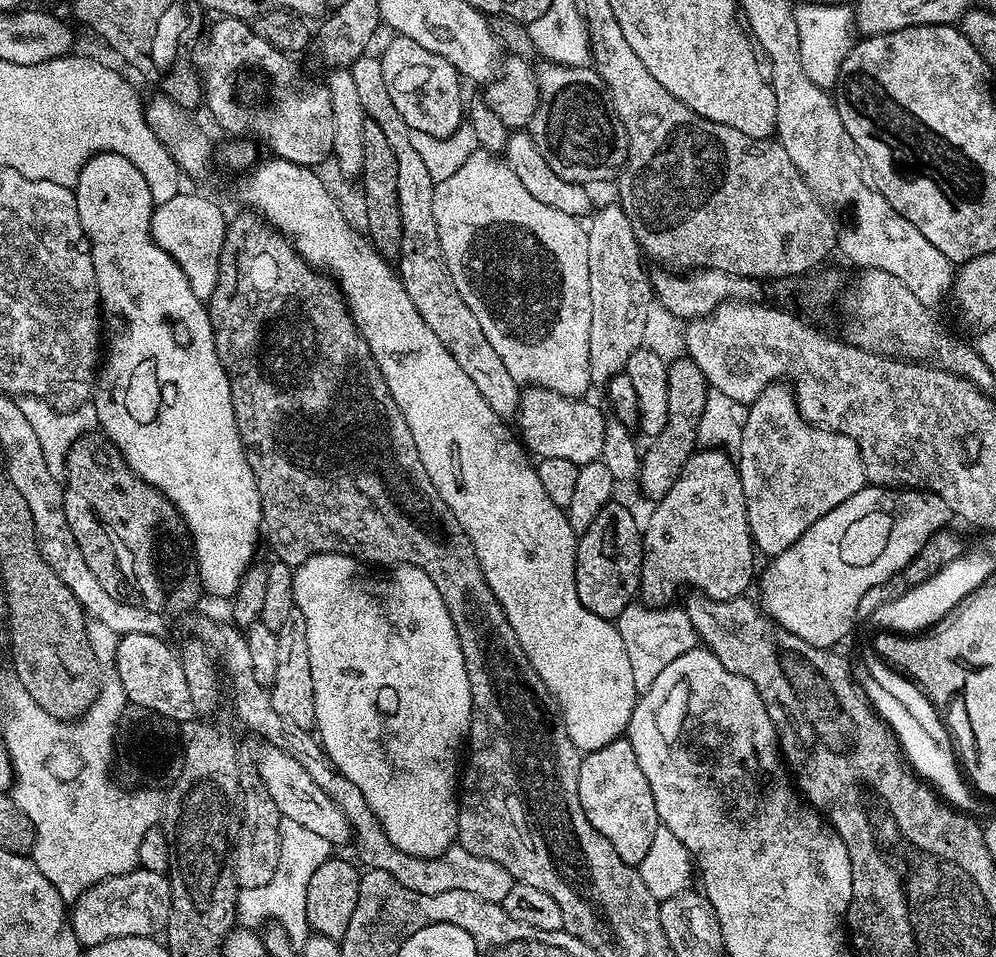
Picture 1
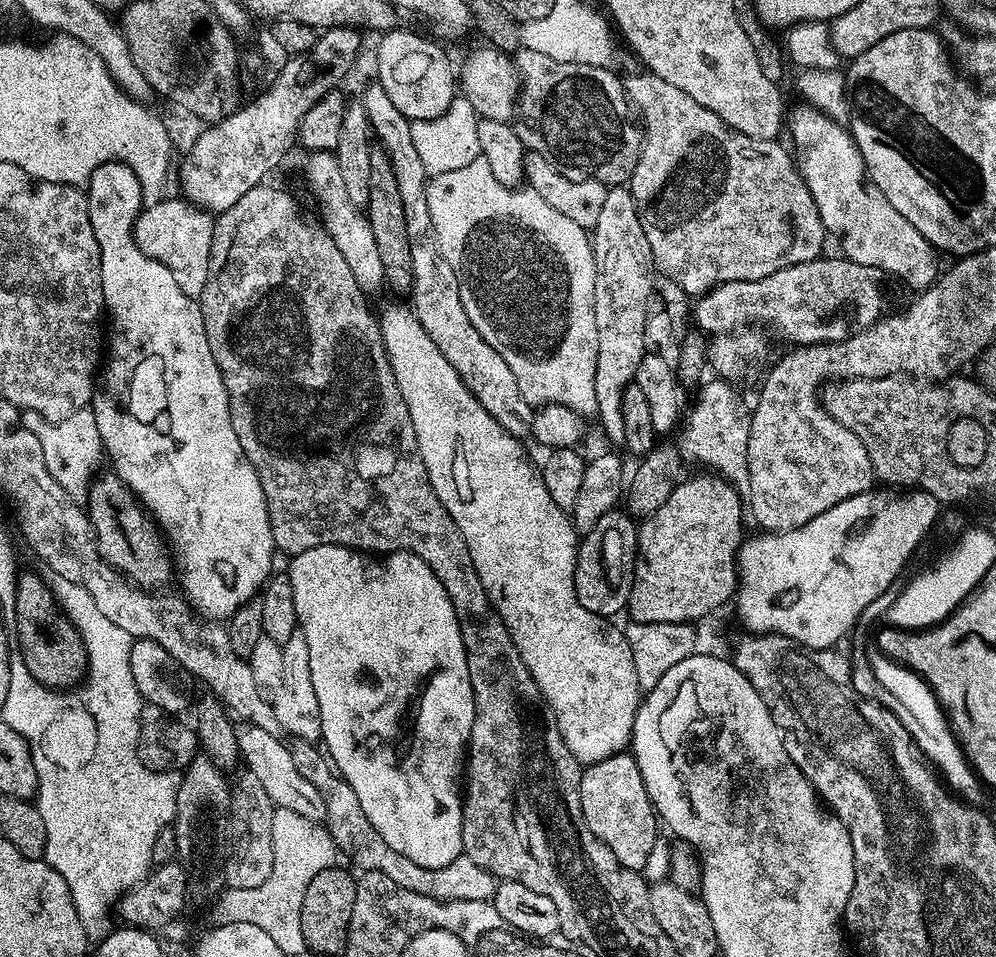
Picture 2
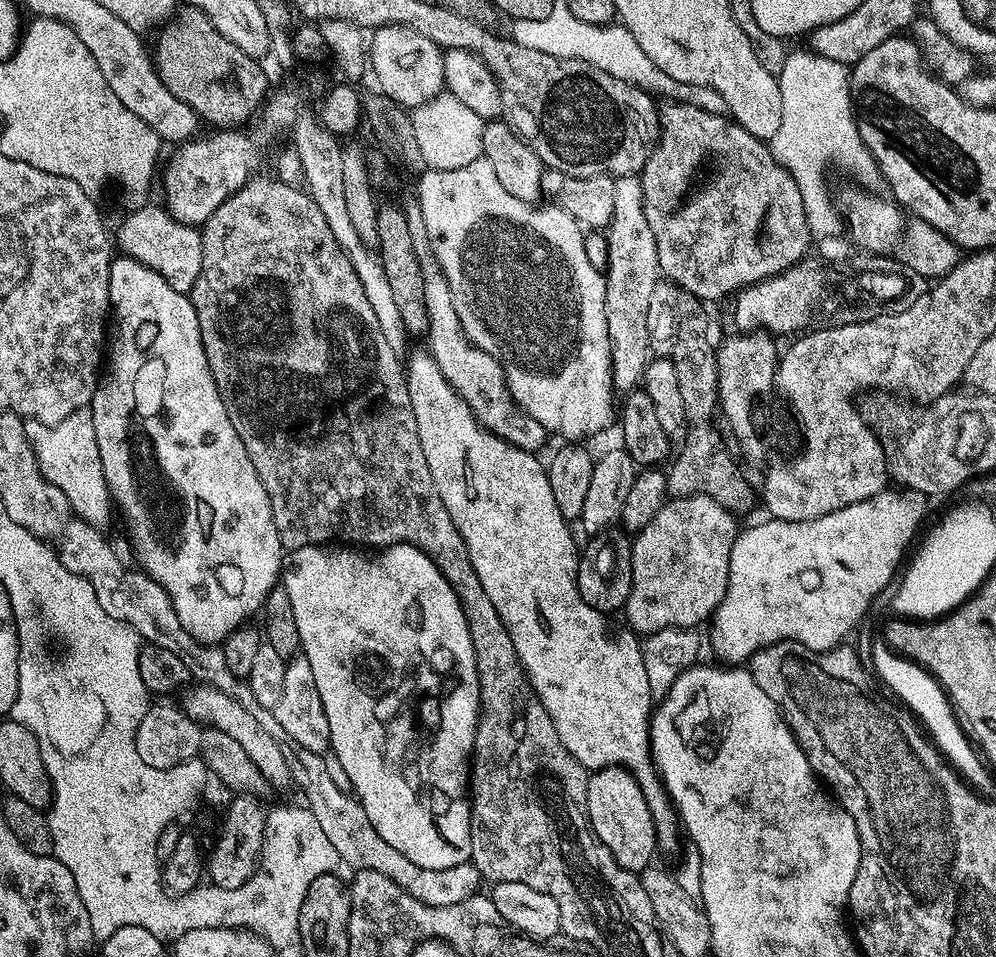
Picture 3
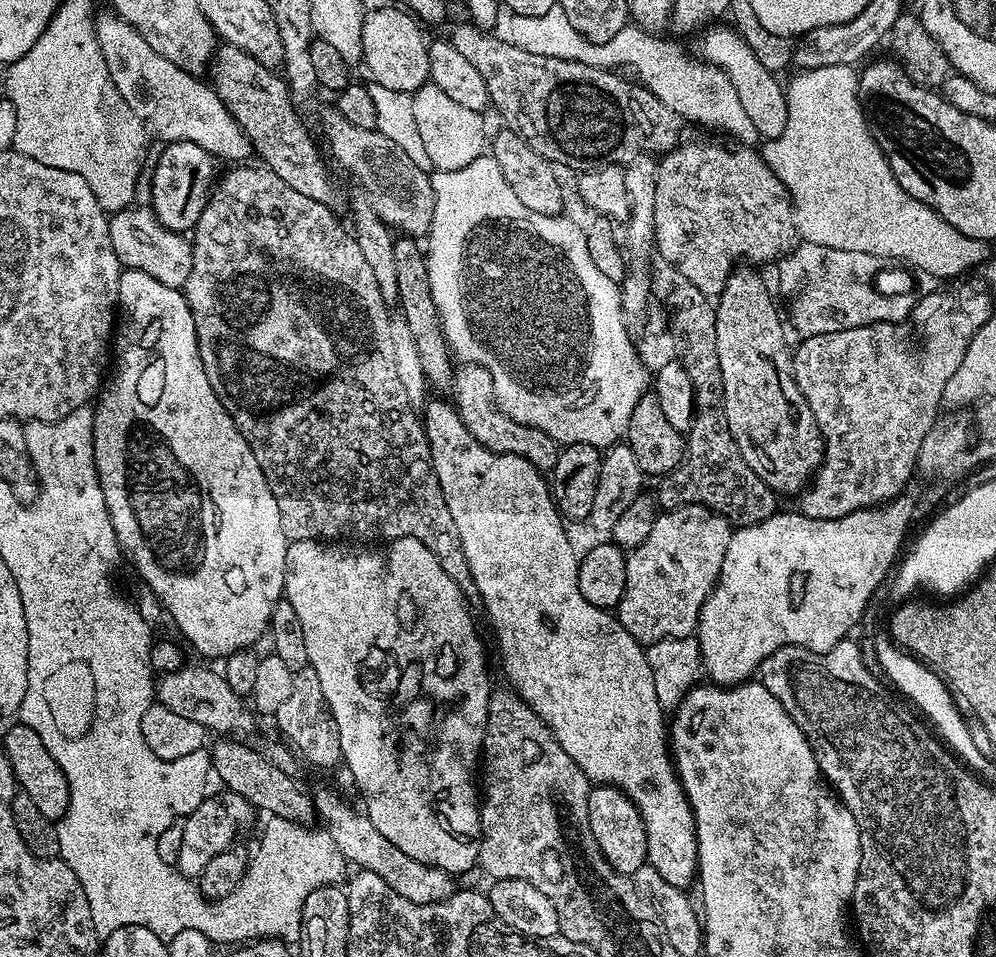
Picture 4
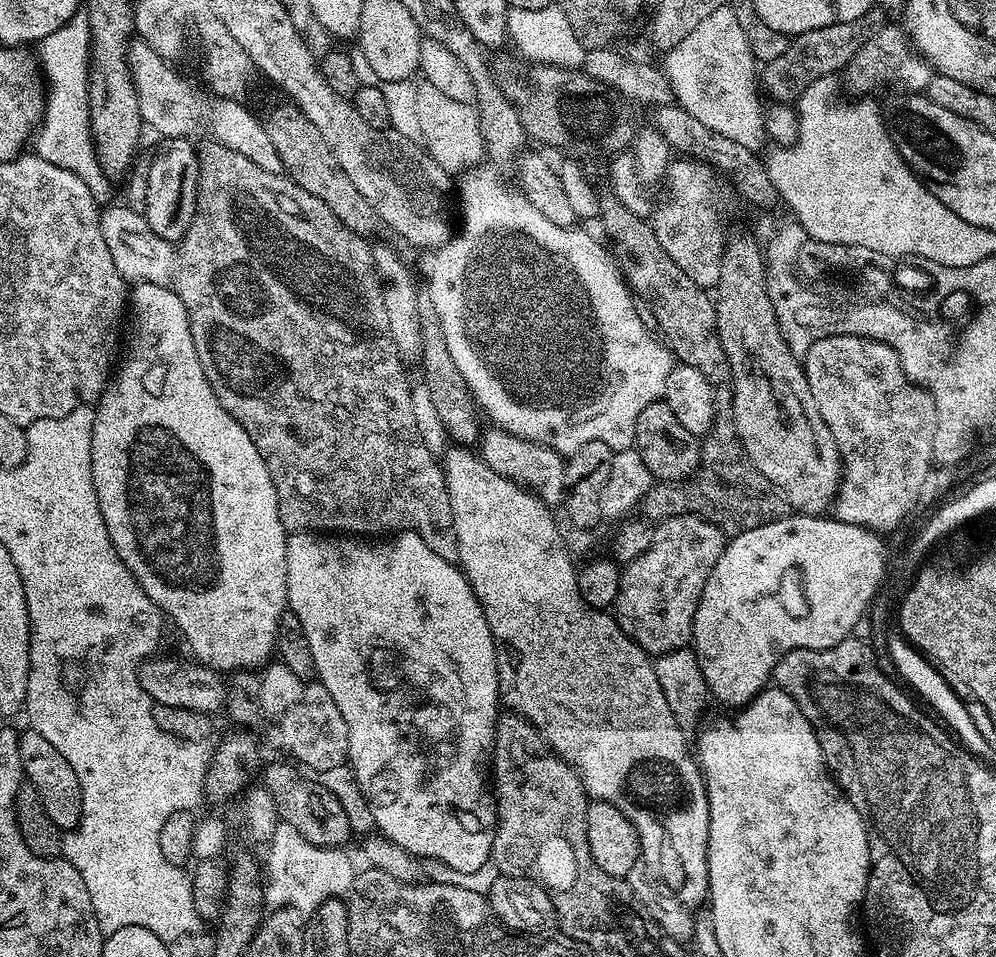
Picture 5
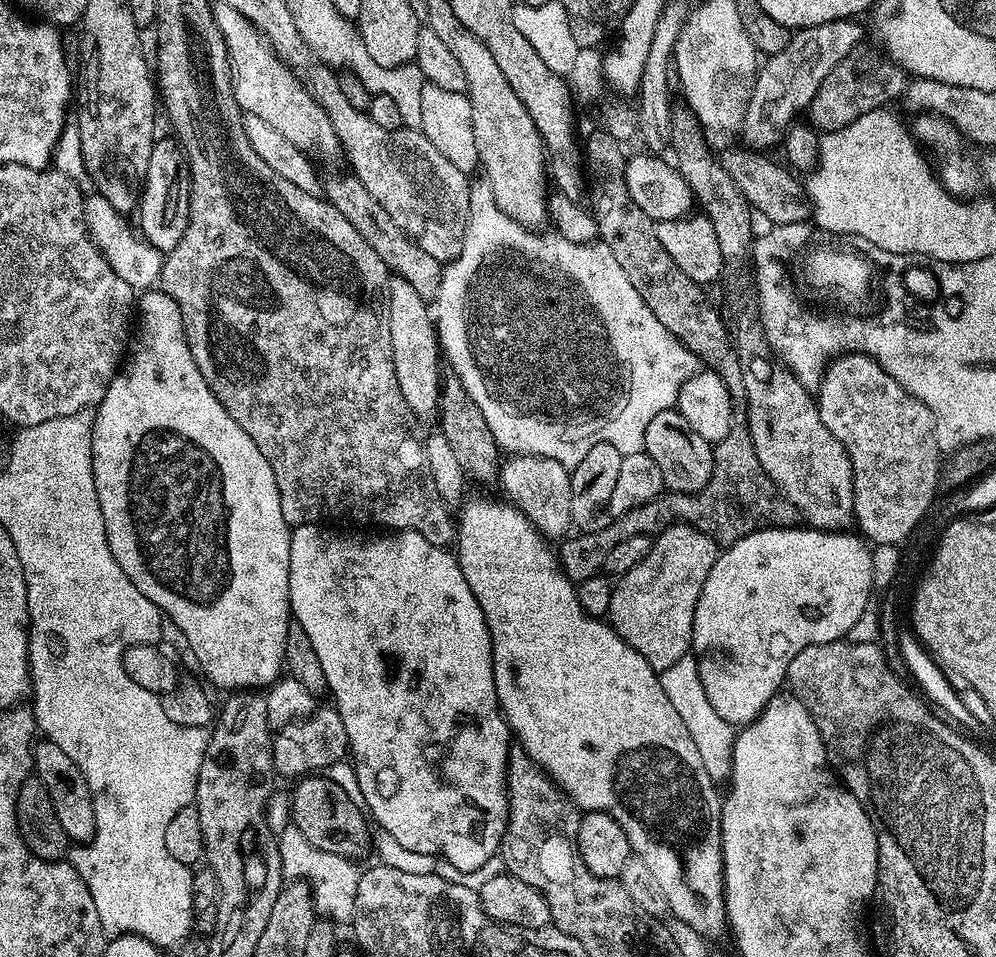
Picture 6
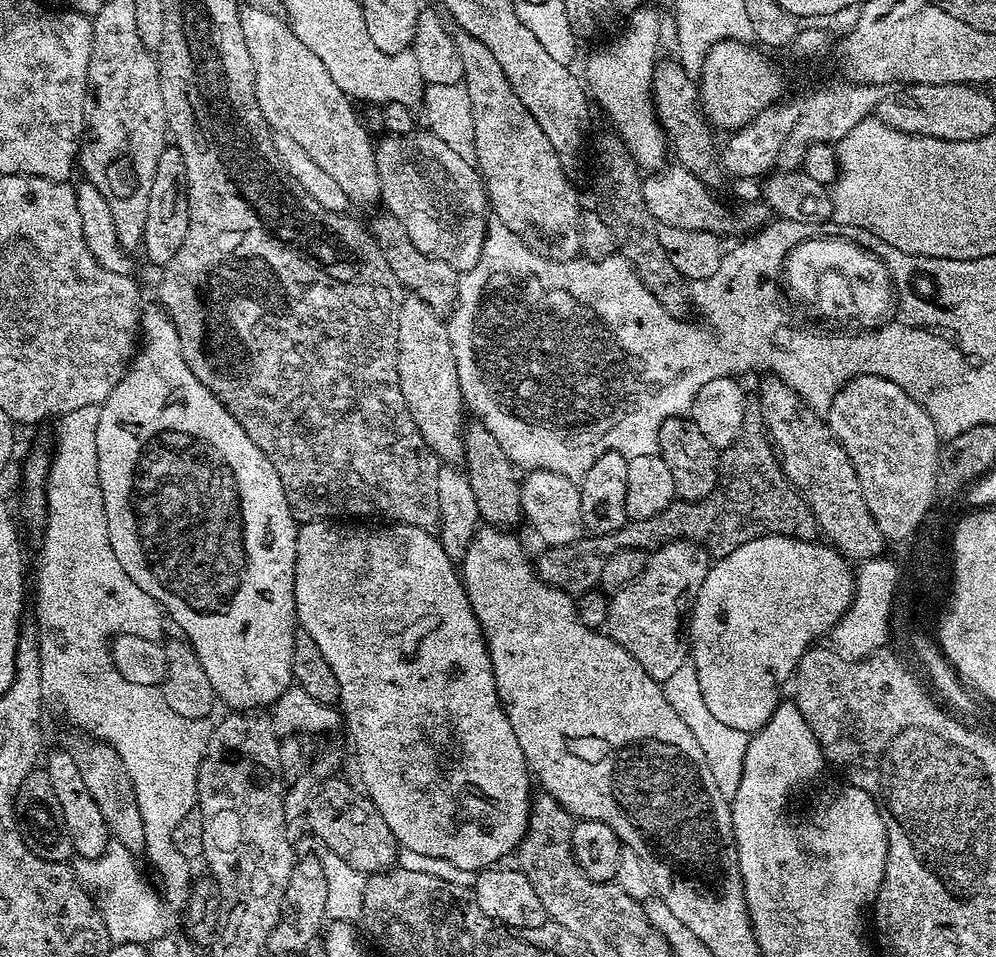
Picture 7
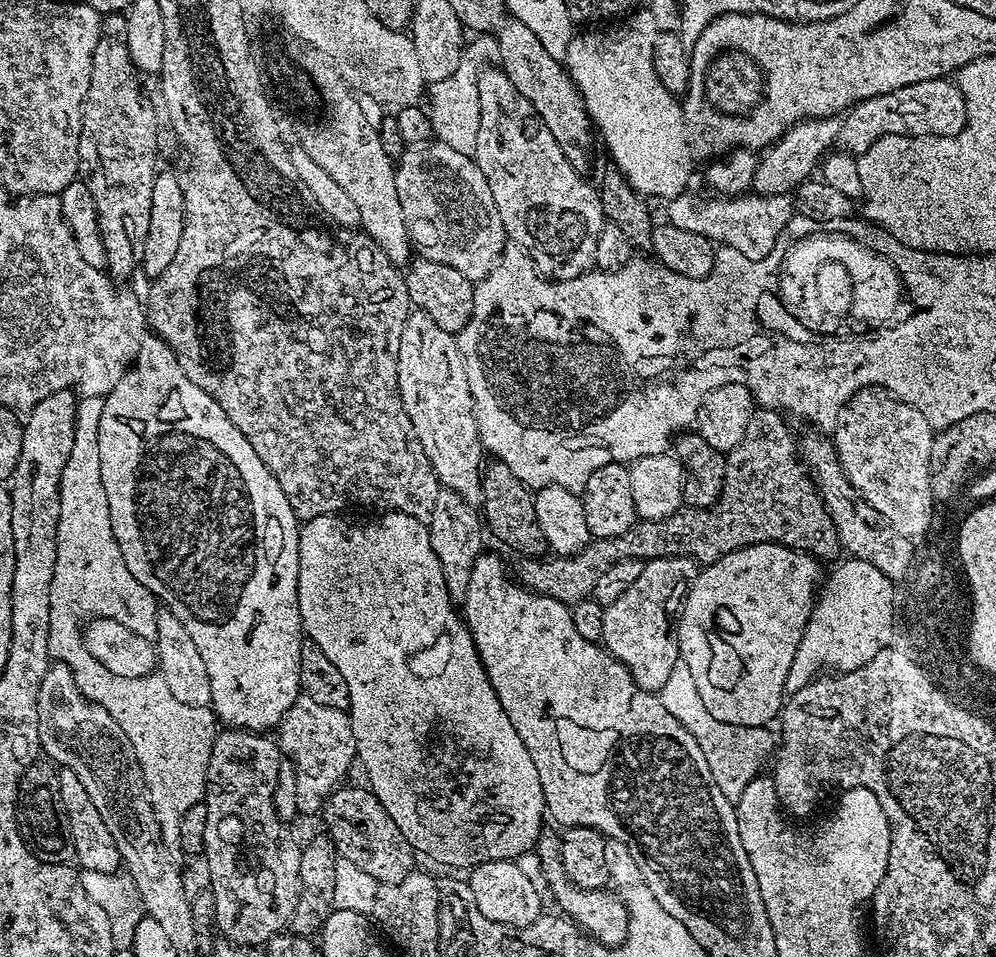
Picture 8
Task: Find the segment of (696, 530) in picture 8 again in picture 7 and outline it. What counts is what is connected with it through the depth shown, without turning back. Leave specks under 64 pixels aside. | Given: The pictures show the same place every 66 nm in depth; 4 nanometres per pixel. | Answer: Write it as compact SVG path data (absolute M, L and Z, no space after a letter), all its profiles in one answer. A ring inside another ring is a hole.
M745 415L744 431L740 433L740 437L731 446L723 449L720 466L726 475L705 500L693 502L677 499L666 511L659 512L654 518L629 520L628 523L623 524L621 528L610 534L602 534L601 536L585 534L573 544L557 544L545 547L543 549L545 552L540 557L535 557L534 560L538 578L542 582L562 590L567 596L575 598L593 591L599 585L602 570L605 569L606 562L610 561L614 554L618 554L619 551L630 551L631 548L651 554L656 549L663 548L666 544L677 540L686 540L693 544L701 544L708 551L709 557L719 558L738 550L738 546L763 536L792 536L795 540L817 539L818 529L814 514L808 503L804 501L804 497L784 476L776 450L772 447L772 442L764 431L764 422L759 415Z

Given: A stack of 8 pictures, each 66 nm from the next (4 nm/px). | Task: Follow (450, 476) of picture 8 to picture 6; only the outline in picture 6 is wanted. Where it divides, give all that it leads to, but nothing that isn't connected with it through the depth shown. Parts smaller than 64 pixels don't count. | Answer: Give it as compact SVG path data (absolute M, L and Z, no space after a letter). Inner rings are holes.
M393 275L386 289L386 315L394 354L394 374L398 378L402 398L406 398L406 406L413 417L428 416L431 412L433 415L440 407L442 349L429 301L423 300L410 282Z

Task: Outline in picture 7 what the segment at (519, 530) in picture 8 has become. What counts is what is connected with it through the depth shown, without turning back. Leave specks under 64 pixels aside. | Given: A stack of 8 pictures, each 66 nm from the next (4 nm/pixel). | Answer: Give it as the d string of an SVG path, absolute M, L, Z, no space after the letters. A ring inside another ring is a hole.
M475 418L469 419L464 426L464 458L462 468L467 475L470 486L474 490L474 498L478 502L480 519L485 525L504 530L512 526L508 524L521 523L524 510L520 501L520 485L522 480L518 475L518 469L513 464L512 459L506 454L506 450L502 450L502 446L498 446L498 438L494 438L494 434L490 434L490 430L486 430L484 423Z

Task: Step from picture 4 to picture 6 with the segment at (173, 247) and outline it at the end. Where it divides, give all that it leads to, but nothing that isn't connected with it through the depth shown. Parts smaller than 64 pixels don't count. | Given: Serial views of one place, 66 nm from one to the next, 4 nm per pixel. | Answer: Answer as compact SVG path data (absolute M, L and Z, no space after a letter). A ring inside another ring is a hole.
M88 194L84 197L84 221L90 238L98 246L100 253L110 262L114 274L122 278L133 290L148 290L159 285L160 271L164 265L164 256L152 243L145 240L135 227L128 225L129 217L114 210L106 198L99 194Z

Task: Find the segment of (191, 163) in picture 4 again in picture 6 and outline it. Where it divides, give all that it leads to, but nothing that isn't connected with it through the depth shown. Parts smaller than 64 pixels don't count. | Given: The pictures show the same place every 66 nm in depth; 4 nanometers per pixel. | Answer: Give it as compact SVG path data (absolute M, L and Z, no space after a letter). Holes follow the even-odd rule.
M157 139L152 146L150 166L146 166L144 186L138 196L138 231L145 240L161 252L167 254L178 246L178 238L188 225L190 214L190 190L192 189L192 175L188 169L188 157L184 149L175 139Z

